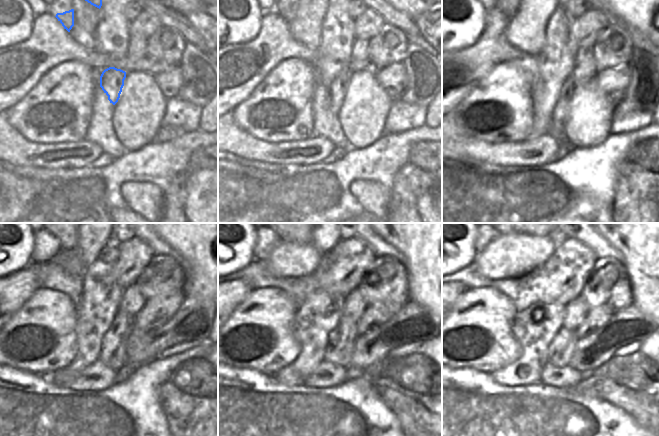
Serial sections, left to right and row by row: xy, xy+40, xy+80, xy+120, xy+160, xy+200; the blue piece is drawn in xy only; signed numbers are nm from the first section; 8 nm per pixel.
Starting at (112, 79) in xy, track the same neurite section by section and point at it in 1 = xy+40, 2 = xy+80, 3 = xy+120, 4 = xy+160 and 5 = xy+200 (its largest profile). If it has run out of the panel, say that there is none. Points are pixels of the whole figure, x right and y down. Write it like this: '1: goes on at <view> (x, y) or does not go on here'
1: goes on at xy+40 (338, 88)
2: goes on at xy+80 (559, 113)
3: goes on at xy+120 (113, 352)
4: goes on at xy+160 (341, 340)
5: goes on at xy+200 (561, 348)

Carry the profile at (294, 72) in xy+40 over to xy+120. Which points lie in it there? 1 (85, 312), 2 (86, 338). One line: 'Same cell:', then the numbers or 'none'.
Same cell: none

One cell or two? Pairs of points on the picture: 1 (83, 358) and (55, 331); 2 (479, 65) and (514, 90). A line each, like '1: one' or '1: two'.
1: two
2: two

